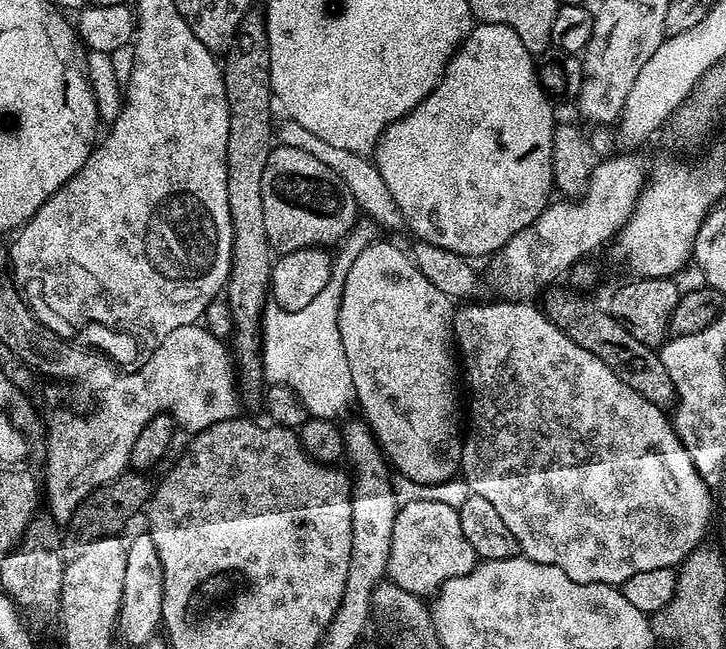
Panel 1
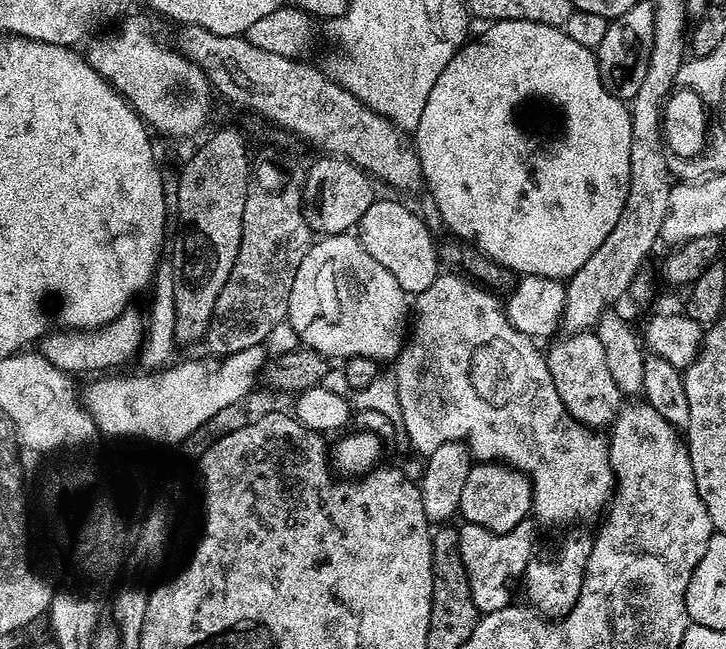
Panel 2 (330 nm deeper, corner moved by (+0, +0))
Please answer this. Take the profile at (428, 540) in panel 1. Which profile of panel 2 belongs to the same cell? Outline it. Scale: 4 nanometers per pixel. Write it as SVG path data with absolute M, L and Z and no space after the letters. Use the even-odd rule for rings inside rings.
M529 518L518 522L514 530L509 532L491 532L477 524L461 523L460 553L462 562L466 566L466 574L470 582L470 594L474 598L477 613L502 610L513 603L512 579L523 577L526 566L534 558L532 547L536 544L535 519ZM462 525L462 526L461 526Z

